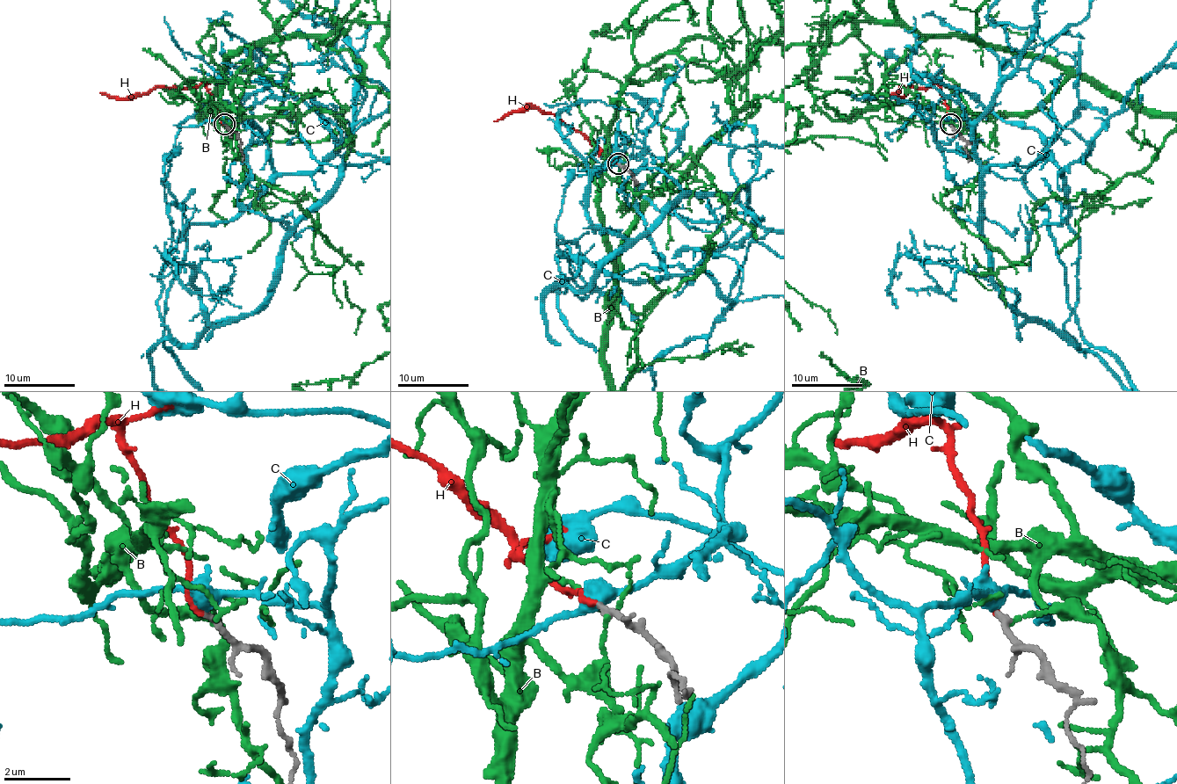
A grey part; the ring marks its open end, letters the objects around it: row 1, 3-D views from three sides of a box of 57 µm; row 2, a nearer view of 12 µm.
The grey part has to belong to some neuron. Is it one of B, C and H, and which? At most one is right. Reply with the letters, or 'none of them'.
H

